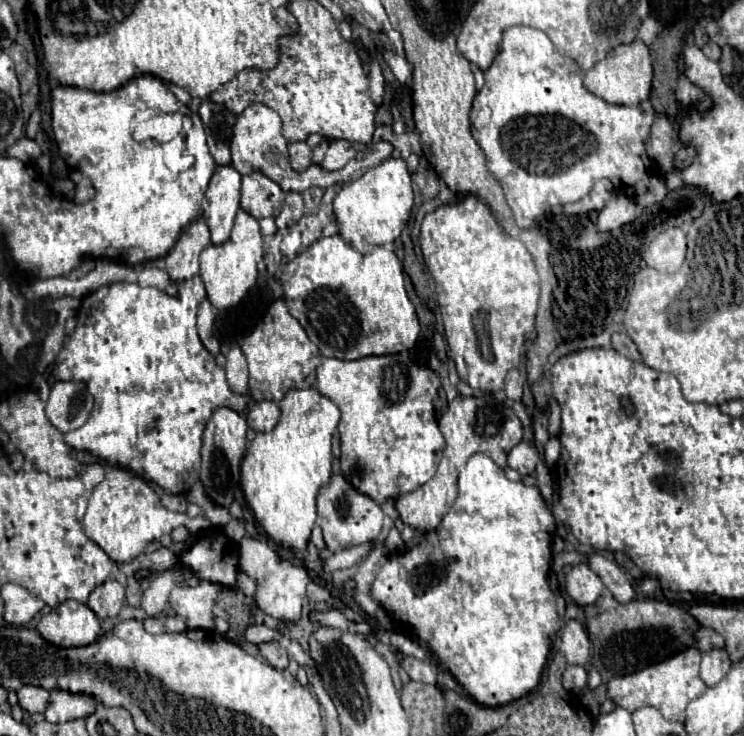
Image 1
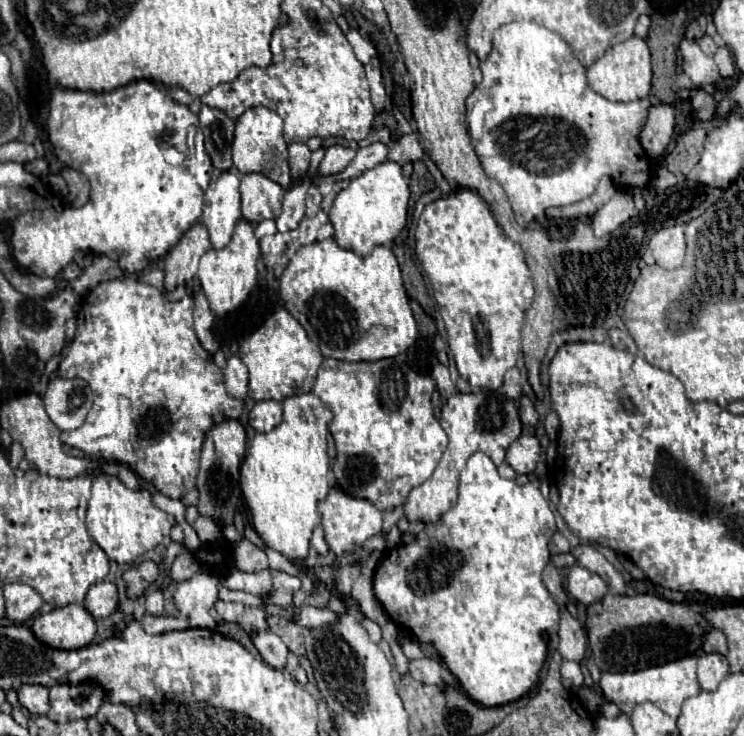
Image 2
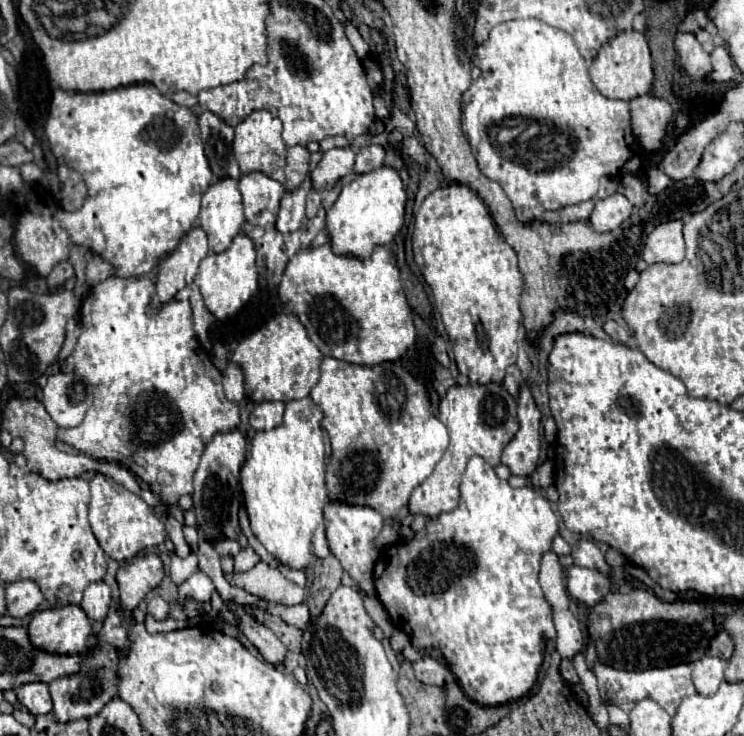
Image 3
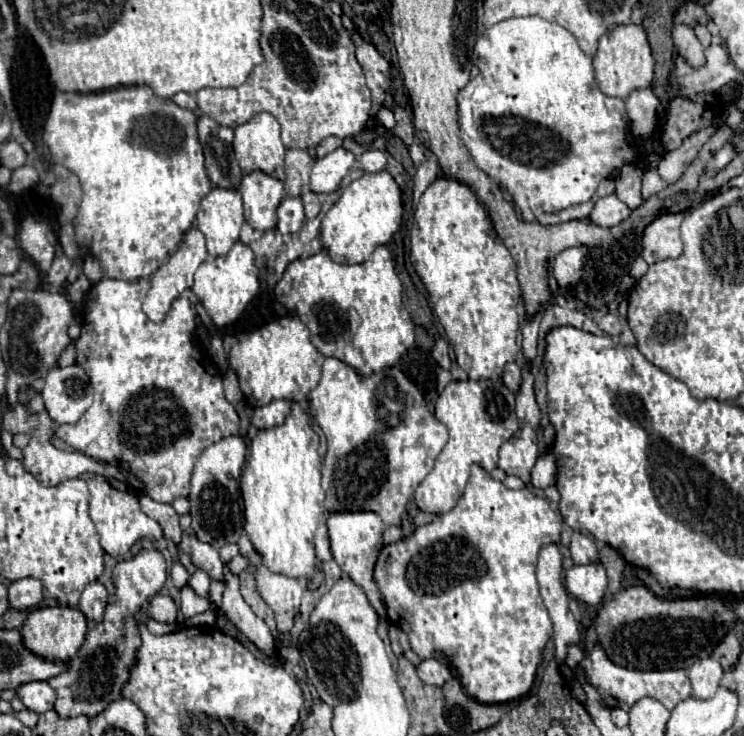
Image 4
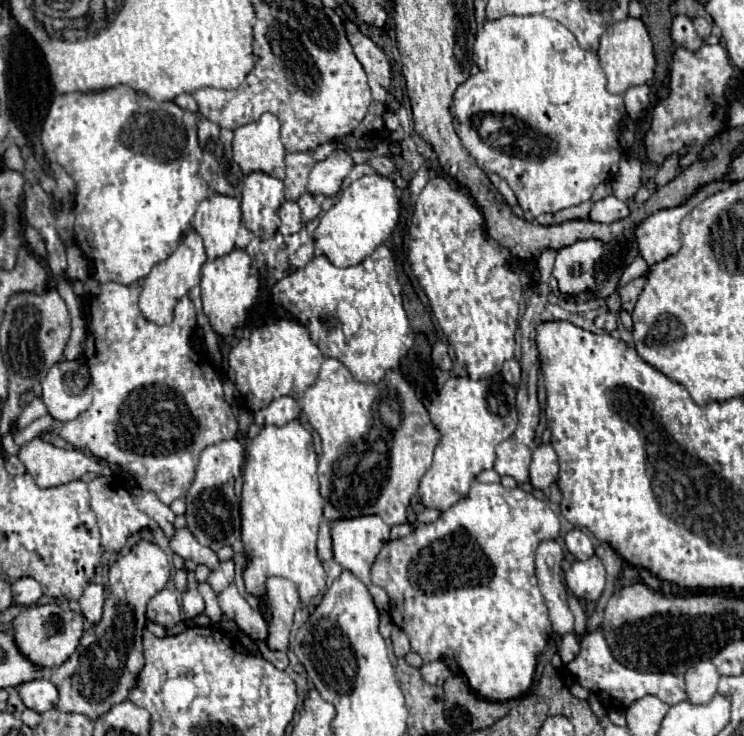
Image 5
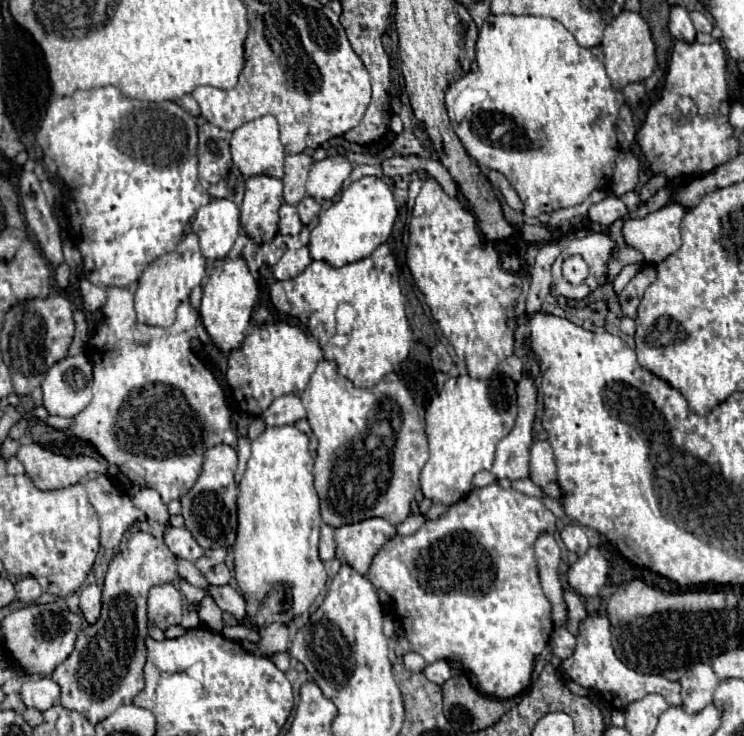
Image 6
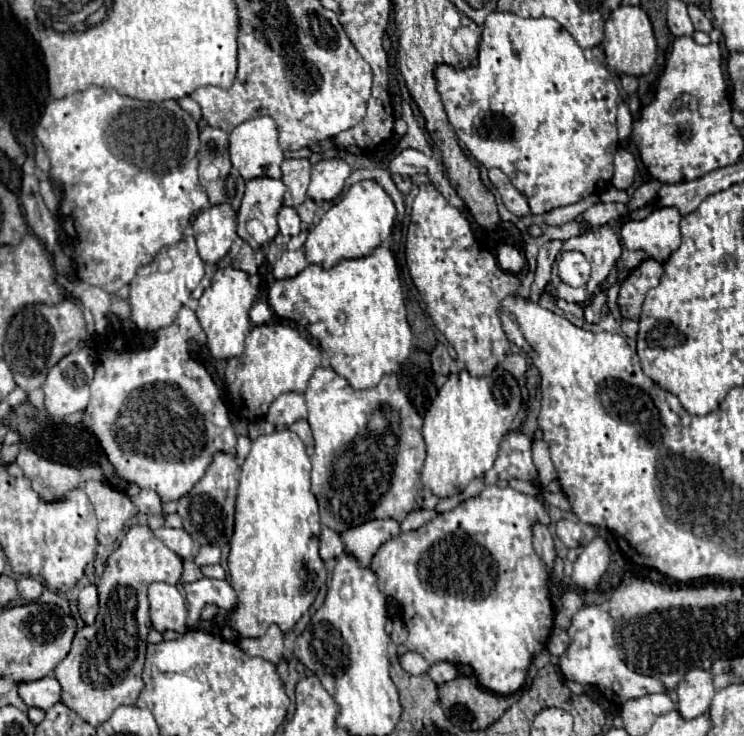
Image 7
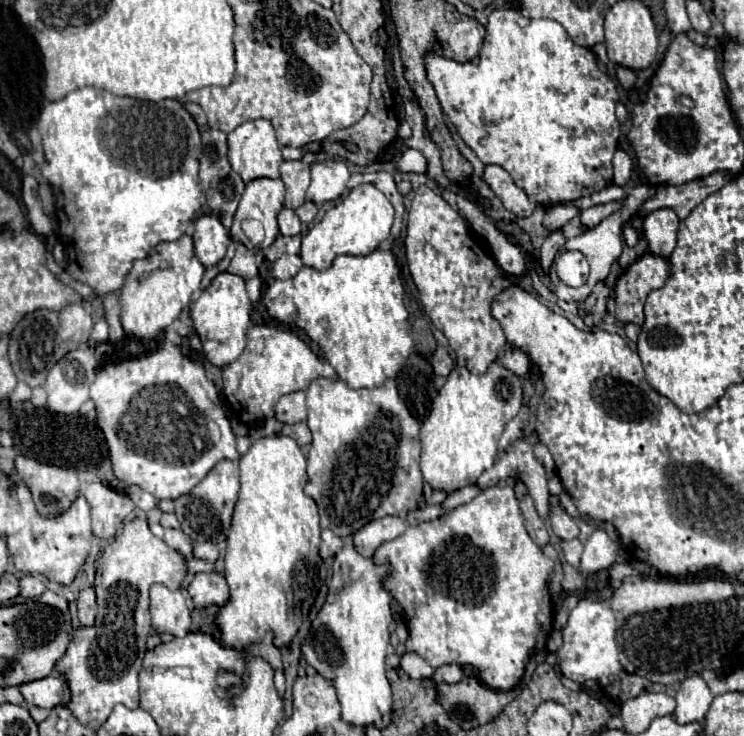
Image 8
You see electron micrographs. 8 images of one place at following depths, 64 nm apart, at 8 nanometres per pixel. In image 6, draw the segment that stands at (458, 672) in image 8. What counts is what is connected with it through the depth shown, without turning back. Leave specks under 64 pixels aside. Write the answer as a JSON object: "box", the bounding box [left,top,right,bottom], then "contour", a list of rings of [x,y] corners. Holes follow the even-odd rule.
{"box":[424,660,452,684],"contour":[[[436,660],[432,664],[428,664],[424,668],[424,676],[430,680],[430,682],[436,682],[436,684],[444,684],[448,678],[452,677],[451,668],[447,661]]]}

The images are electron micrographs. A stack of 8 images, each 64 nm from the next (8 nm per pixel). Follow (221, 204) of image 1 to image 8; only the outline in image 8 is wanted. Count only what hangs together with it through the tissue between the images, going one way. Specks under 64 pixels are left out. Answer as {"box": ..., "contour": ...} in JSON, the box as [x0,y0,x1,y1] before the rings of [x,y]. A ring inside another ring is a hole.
{"box":[192,214,230,268],"contour":[[[202,214],[194,224],[192,236],[196,246],[196,256],[206,268],[216,266],[226,256],[230,244],[230,228],[224,226],[220,216]]]}

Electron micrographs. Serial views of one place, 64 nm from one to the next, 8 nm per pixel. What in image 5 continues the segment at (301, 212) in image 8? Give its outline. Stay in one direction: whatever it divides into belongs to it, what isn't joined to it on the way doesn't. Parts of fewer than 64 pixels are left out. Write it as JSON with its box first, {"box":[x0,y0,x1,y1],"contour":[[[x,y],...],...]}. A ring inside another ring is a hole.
{"box":[298,192,320,222],"contour":[[[306,192],[306,194],[300,196],[298,206],[302,208],[302,220],[304,222],[308,222],[308,220],[312,220],[312,218],[316,218],[320,214],[320,204],[318,204],[316,196],[310,194],[310,192]]]}

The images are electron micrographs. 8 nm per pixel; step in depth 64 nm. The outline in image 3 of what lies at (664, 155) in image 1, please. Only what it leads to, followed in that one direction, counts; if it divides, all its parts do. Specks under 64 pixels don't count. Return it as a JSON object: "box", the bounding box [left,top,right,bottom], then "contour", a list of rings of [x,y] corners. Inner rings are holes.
{"box":[632,96,674,152],"contour":[[[640,96],[632,102],[632,120],[634,120],[634,136],[640,146],[648,152],[656,152],[662,148],[668,128],[674,120],[672,106],[666,100],[656,96]]]}

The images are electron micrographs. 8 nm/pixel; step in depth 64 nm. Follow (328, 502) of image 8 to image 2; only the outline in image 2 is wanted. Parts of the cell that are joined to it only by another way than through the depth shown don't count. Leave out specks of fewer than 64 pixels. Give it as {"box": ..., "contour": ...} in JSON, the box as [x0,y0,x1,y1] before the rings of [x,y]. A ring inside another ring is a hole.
{"box":[312,356,448,510],"contour":[[[402,356],[374,362],[344,362],[326,358],[318,370],[312,392],[334,412],[330,432],[338,450],[332,466],[336,484],[356,498],[370,500],[380,510],[404,504],[410,490],[432,476],[448,444],[446,432],[442,430],[430,402],[434,390],[436,382],[428,374],[412,370]]]}

